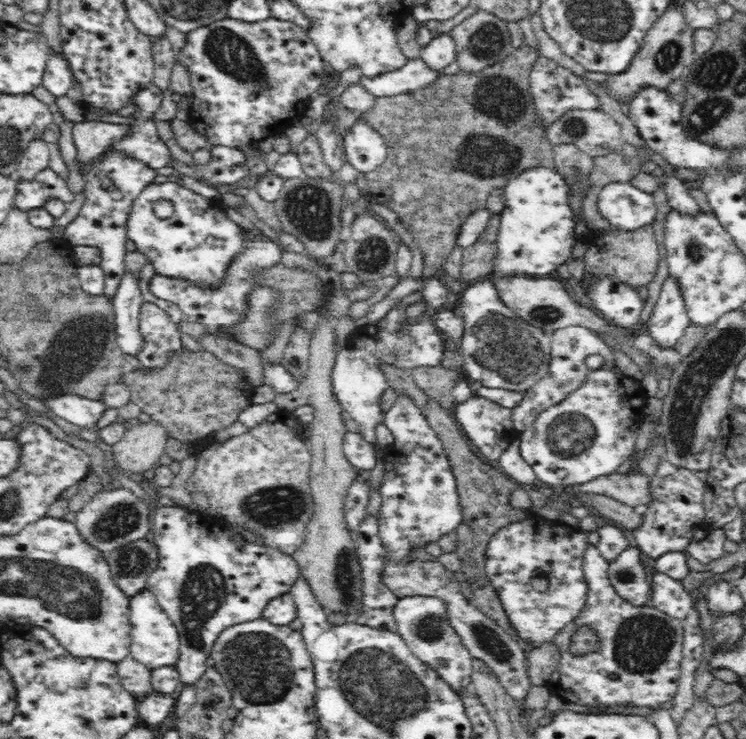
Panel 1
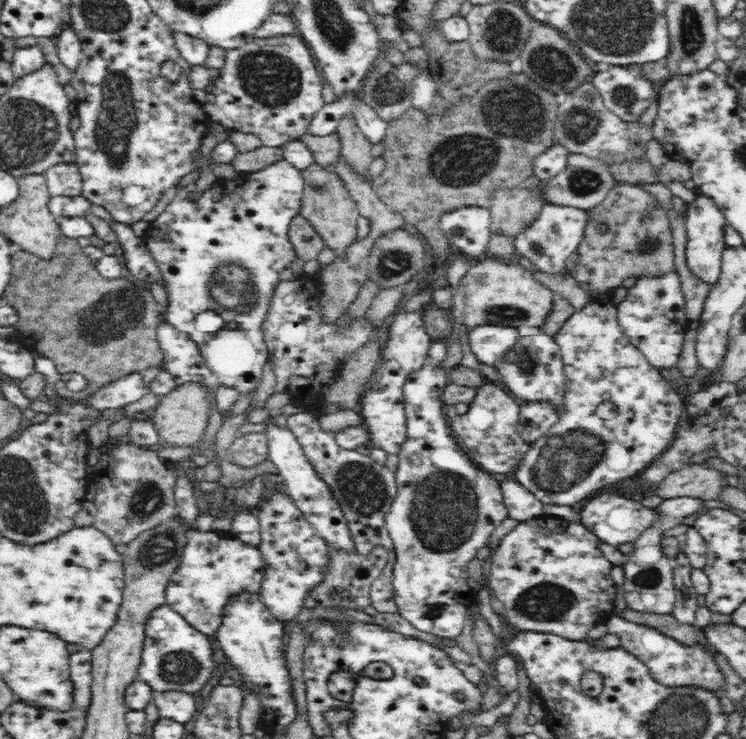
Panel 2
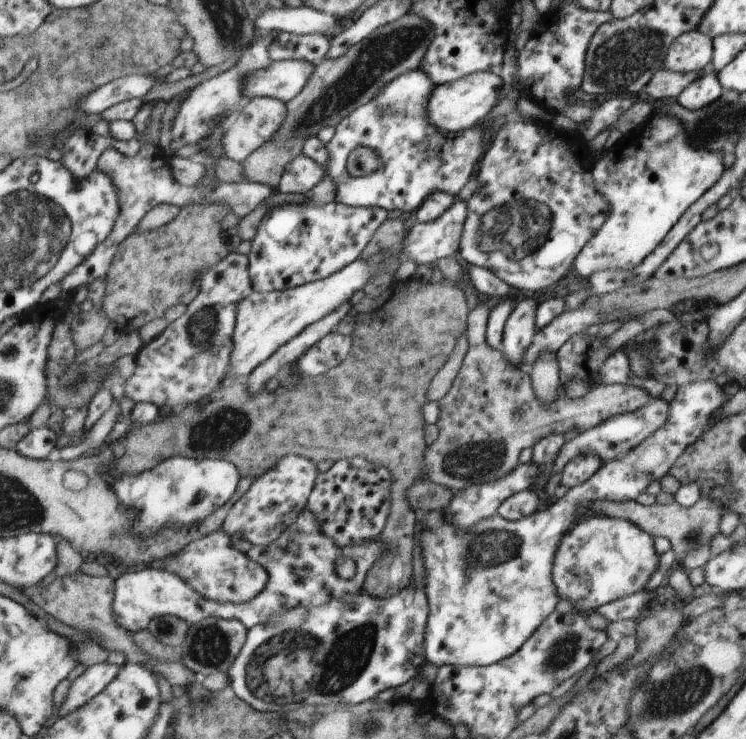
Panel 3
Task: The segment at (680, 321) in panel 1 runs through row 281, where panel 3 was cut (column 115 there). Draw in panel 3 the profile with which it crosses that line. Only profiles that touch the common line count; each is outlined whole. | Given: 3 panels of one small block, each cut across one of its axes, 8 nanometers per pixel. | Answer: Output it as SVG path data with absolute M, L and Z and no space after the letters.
M104 662L92 666L81 674L72 684L68 700L56 718L68 716L72 711L76 712L80 706L88 704L92 698L96 698L98 694L104 692L118 678L122 668L124 665Z

